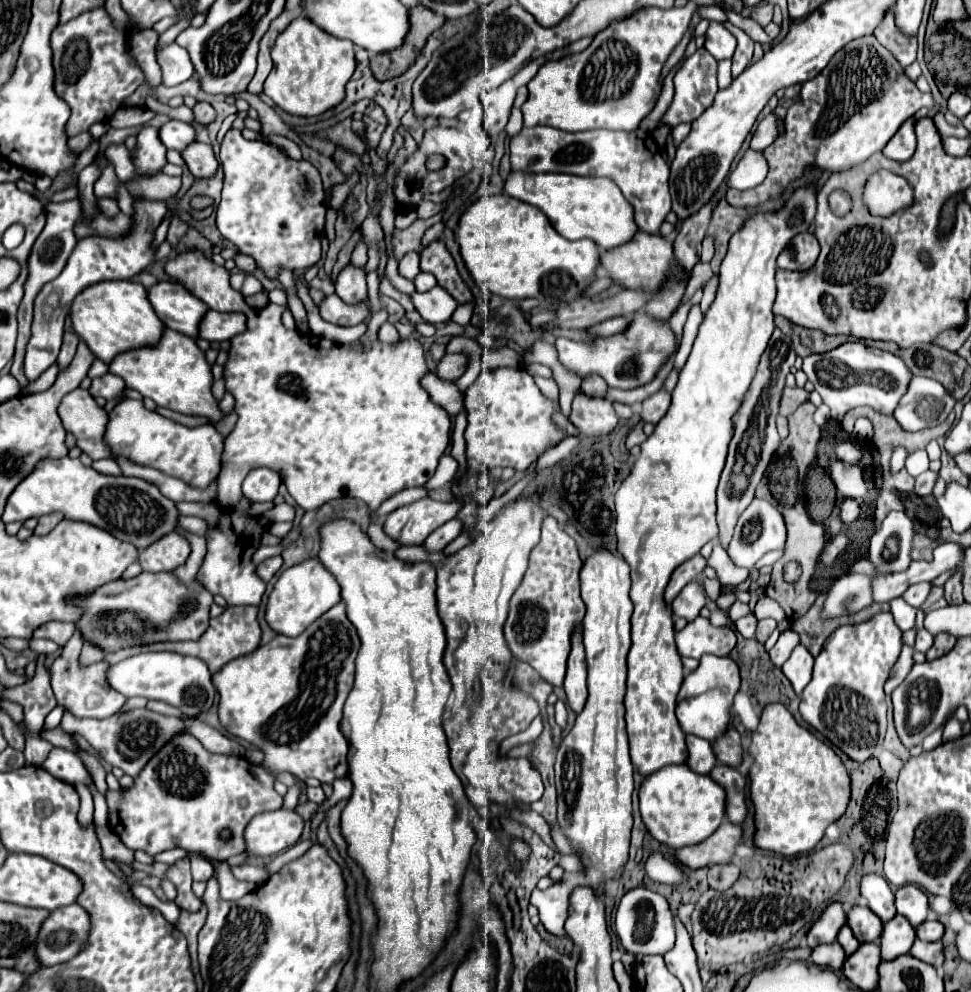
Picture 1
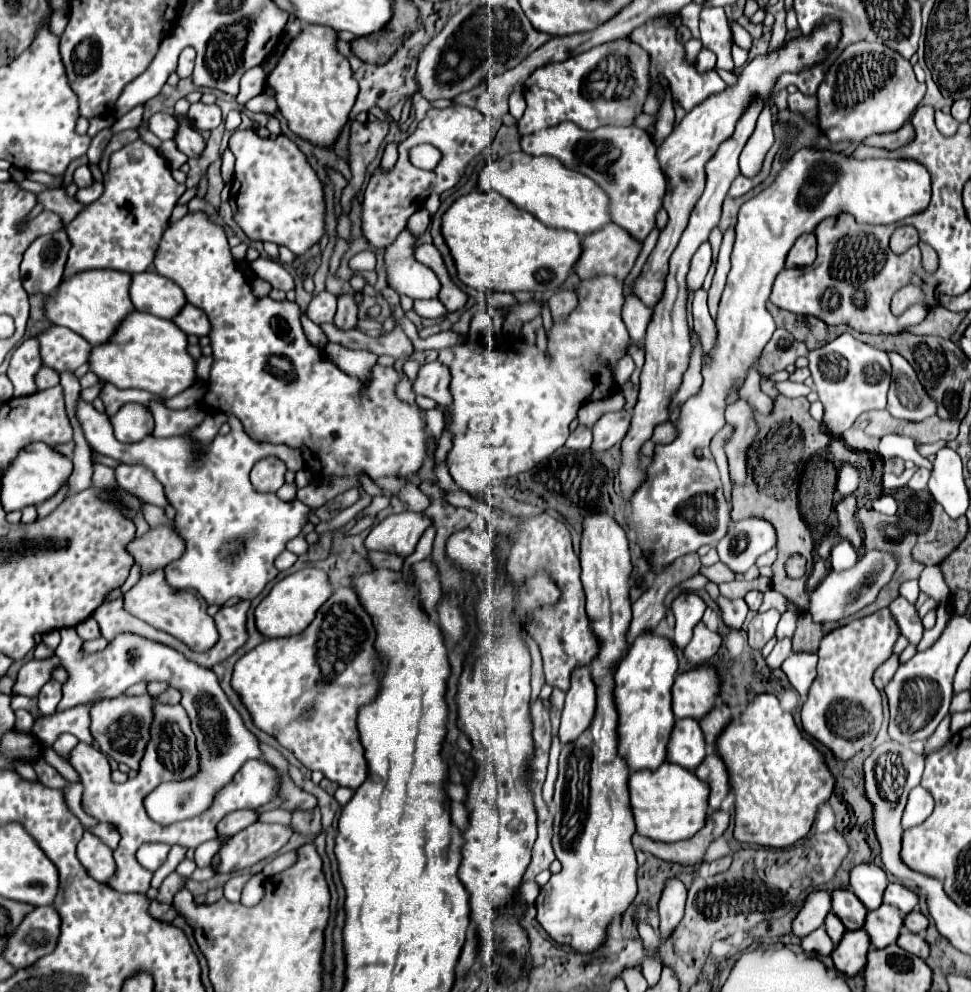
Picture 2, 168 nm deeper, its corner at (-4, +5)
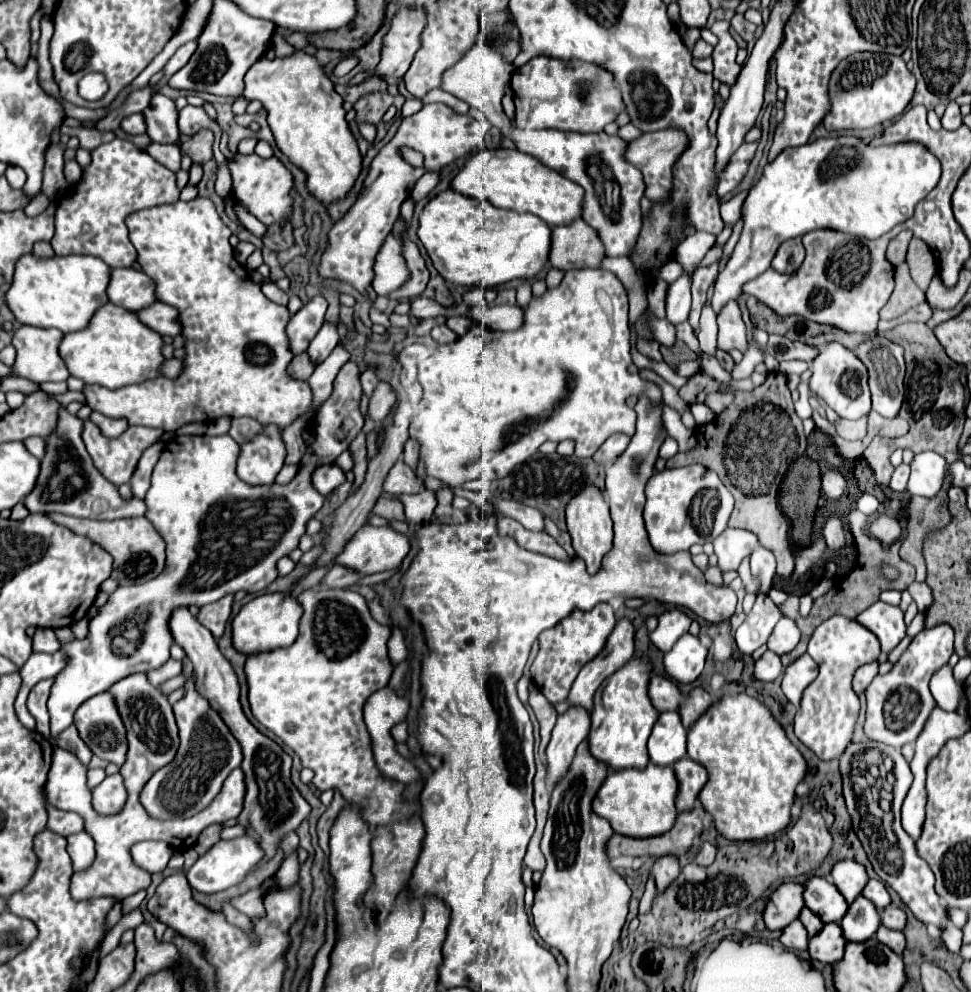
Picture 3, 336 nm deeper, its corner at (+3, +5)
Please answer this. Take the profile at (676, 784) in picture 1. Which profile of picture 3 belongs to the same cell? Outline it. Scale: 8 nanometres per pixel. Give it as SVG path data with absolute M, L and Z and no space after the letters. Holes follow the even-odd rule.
M650 762L644 770L626 768L618 772L608 772L606 780L602 782L602 788L594 796L592 810L600 818L606 818L616 834L632 838L648 838L654 834L664 834L674 826L676 788L678 782L670 766L654 766Z

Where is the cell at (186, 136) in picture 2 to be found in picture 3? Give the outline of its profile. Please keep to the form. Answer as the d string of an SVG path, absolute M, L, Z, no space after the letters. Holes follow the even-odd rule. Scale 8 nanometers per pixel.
M154 94L150 106L142 110L146 118L146 134L158 144L174 144L180 136L178 132L178 110L170 98L164 94Z

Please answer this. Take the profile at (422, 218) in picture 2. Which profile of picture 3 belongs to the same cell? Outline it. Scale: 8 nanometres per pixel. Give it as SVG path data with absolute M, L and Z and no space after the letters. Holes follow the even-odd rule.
M428 172L426 176L422 176L422 178L416 182L416 188L414 188L414 192L412 192L412 198L418 202L418 200L424 198L436 184L438 184L438 174L436 174L436 172Z

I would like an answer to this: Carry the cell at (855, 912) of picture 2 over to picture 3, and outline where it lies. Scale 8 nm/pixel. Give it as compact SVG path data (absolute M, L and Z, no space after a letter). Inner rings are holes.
M808 878L802 894L806 908L810 908L822 922L840 922L848 910L848 902L838 894L836 886L824 878Z

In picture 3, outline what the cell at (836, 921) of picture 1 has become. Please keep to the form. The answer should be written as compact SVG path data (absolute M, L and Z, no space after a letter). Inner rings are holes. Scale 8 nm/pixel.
M794 882L780 884L766 900L762 918L768 930L782 930L792 920L798 918L800 910L804 908L802 902L802 886Z

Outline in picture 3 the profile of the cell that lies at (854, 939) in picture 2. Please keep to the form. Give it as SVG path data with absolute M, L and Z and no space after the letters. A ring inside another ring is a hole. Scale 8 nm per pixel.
M830 922L830 924L824 924L822 930L810 938L808 954L810 954L810 958L820 960L824 964L834 964L834 962L842 960L844 944L846 944L846 940L842 938L840 926Z

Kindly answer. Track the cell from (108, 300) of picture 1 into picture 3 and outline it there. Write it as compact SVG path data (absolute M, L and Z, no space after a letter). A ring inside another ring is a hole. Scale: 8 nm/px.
M32 252L18 258L14 280L4 296L20 324L38 328L58 328L60 332L76 332L88 326L94 312L108 302L106 286L110 268L94 256L52 256L38 258Z

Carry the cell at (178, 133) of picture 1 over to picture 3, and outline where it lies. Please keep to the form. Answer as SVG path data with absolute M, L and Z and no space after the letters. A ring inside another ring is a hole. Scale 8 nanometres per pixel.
M132 114L132 116L126 116L122 122L120 122L120 128L128 134L144 134L146 132L146 124L144 124L144 116L142 114Z

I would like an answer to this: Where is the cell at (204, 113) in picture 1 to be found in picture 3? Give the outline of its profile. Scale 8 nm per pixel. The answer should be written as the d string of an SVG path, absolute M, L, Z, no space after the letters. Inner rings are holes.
M184 106L178 114L178 128L182 136L194 136L196 132L200 132L202 128L210 126L210 118L204 112L204 108L196 108L196 106Z

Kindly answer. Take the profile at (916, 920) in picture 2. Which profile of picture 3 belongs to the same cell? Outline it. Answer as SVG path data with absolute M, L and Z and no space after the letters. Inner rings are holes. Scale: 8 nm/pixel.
M888 906L886 910L880 912L880 922L886 928L902 930L906 926L906 914L900 908L896 908L896 906Z

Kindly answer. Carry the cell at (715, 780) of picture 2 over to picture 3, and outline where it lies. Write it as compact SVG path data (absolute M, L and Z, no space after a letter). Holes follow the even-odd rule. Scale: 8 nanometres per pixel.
M690 758L678 760L674 766L674 774L678 778L678 794L676 794L676 810L684 812L694 806L698 792L706 784L706 768L696 764Z

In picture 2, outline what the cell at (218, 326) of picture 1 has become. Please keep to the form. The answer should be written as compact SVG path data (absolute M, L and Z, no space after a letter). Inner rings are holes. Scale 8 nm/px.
M187 304L177 318L173 318L177 326L193 336L207 336L209 334L209 318L203 310L197 310L197 306Z

